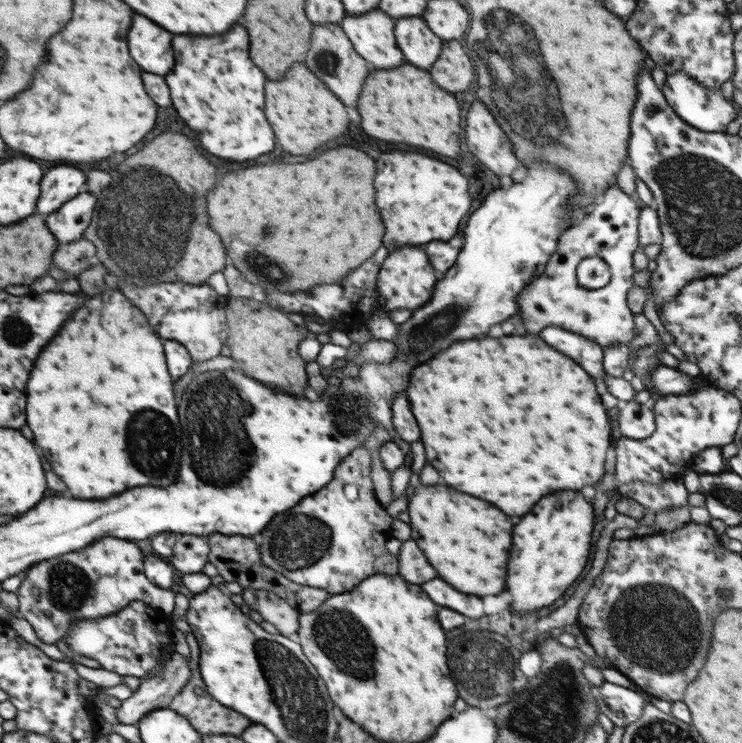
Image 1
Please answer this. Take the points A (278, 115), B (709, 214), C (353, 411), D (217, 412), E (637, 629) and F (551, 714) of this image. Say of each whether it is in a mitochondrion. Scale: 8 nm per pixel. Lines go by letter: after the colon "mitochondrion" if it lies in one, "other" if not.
A: other
B: mitochondrion
C: mitochondrion
D: mitochondrion
E: mitochondrion
F: mitochondrion

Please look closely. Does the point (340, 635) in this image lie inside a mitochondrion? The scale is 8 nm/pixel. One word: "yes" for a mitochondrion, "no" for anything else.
yes

